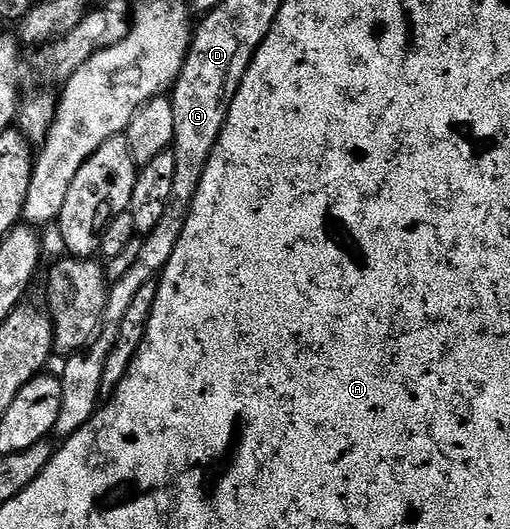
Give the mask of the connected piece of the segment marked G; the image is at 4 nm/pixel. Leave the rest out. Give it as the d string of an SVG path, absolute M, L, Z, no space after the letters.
M176 80L171 89L173 102L173 117L175 118L175 134L171 151L175 158L175 174L171 186L170 200L167 202L163 218L151 232L143 239L143 248L139 256L141 264L137 264L137 272L121 284L121 292L129 292L135 300L133 288L140 284L143 288L150 283L149 275L160 273L165 263L171 258L175 246L179 242L179 234L183 234L183 226L187 222L189 208L197 193L199 182L203 178L203 170L207 166L207 158L219 138L225 125L225 113L219 100L213 98L213 82L179 82Z

